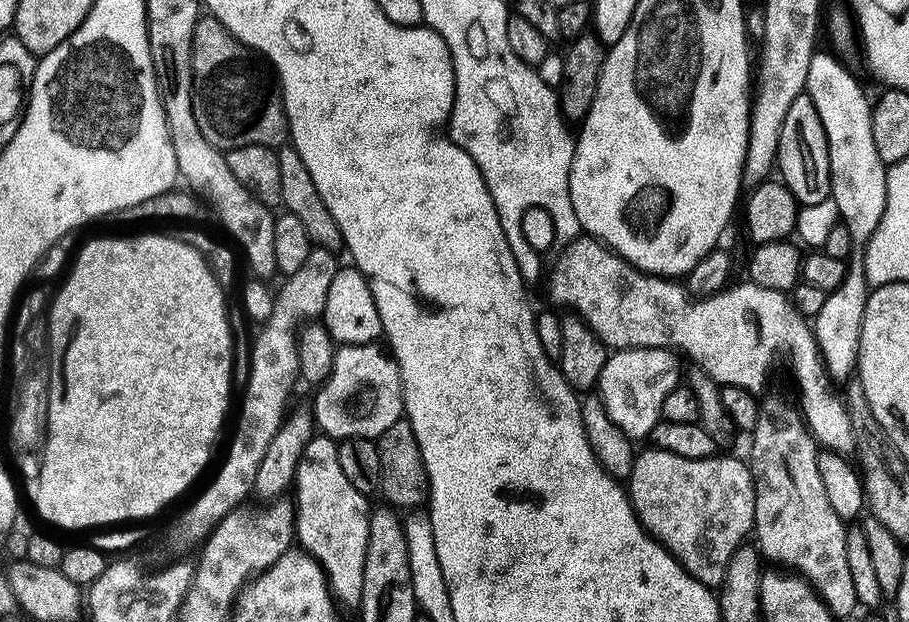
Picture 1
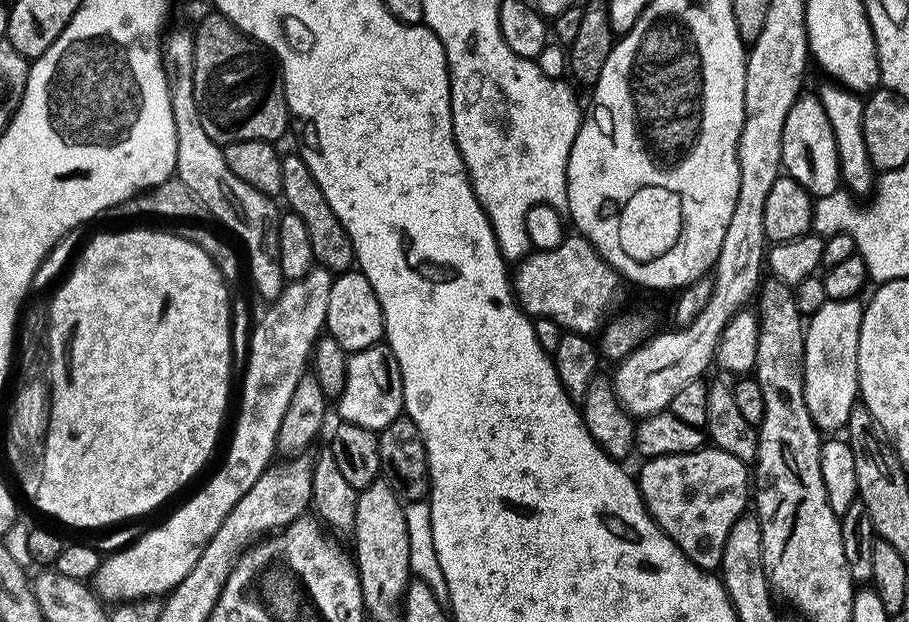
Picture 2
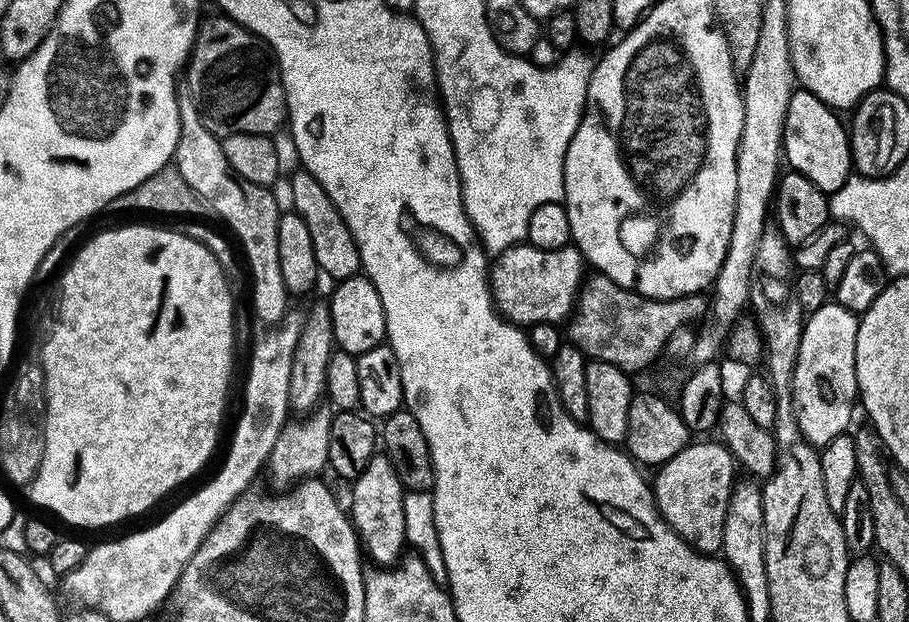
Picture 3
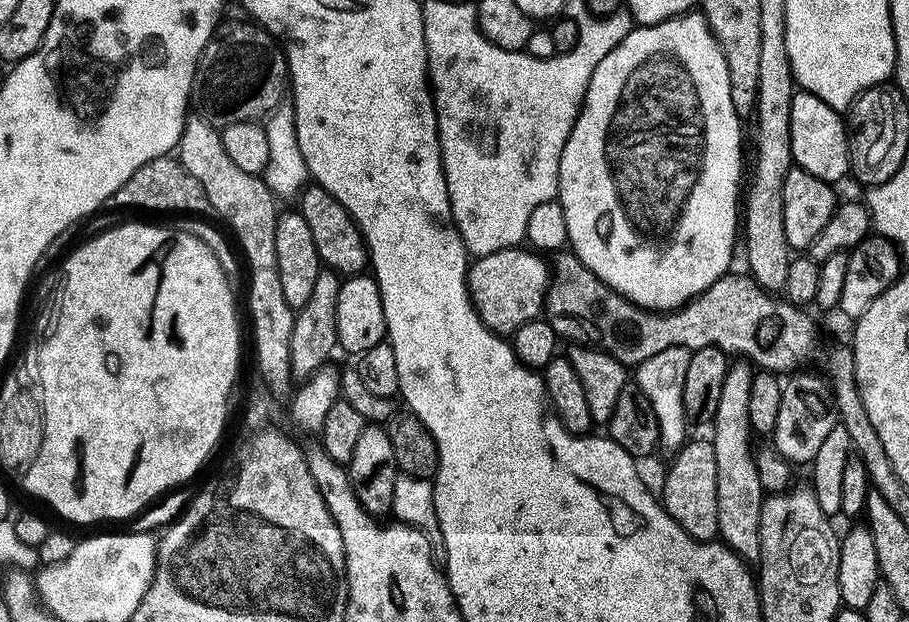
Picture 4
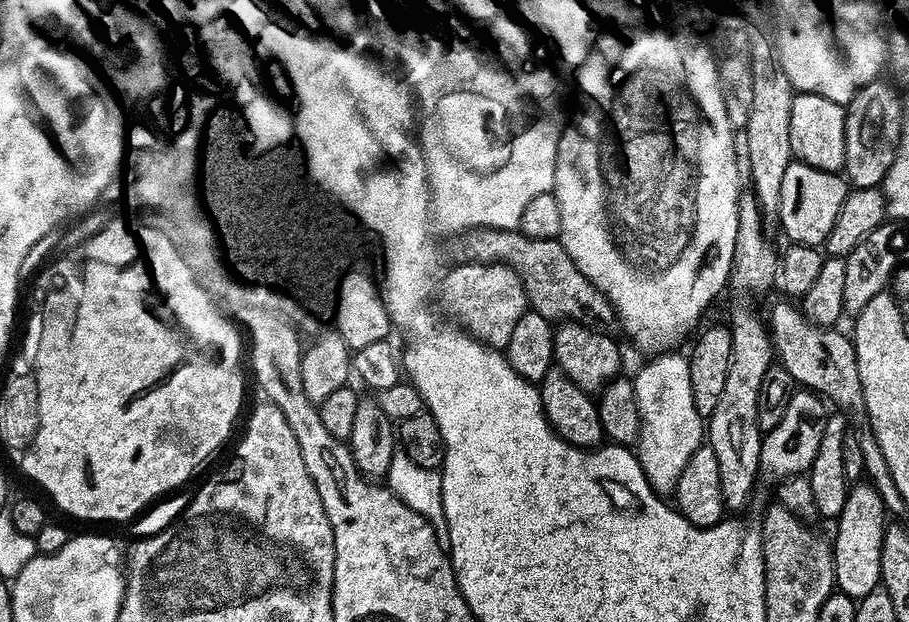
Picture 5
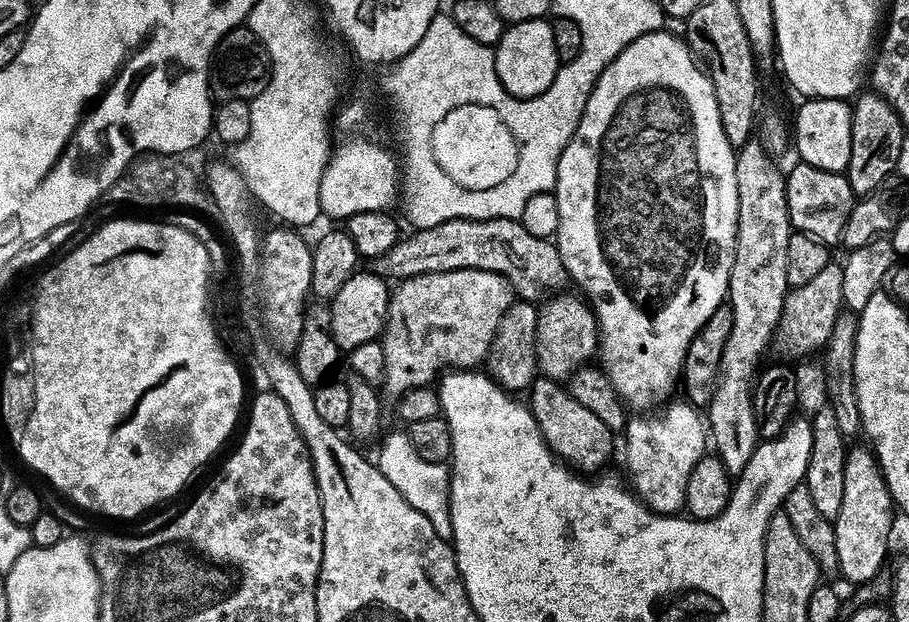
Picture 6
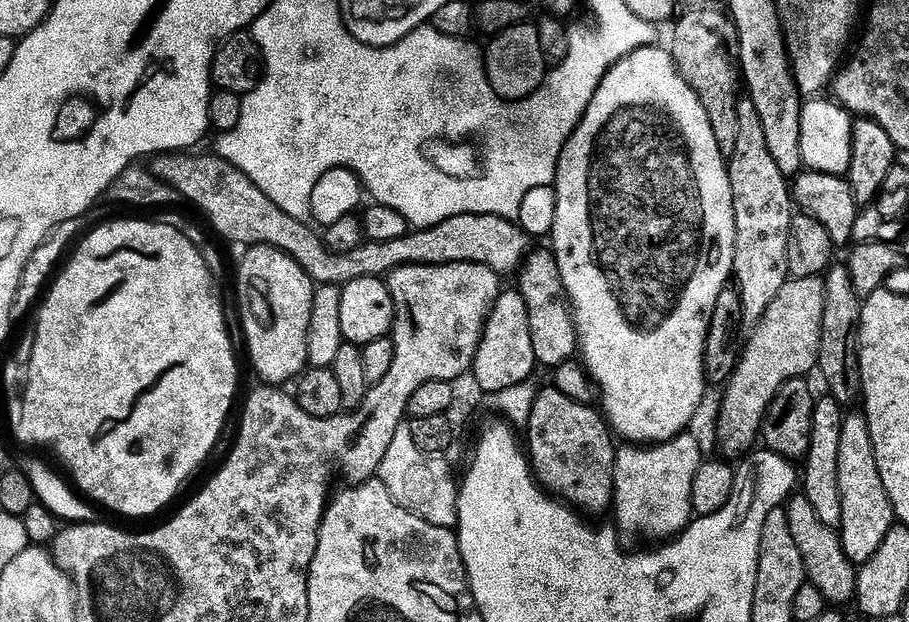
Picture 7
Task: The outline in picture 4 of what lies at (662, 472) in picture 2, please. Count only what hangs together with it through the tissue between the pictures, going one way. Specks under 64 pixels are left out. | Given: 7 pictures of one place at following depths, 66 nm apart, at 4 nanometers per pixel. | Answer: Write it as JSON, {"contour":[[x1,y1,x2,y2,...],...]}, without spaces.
{"contour":[[704,440,688,442,675,453,676,461,664,480,662,503,665,512,669,512,695,540,712,542,720,535,718,526,718,458,715,443]]}

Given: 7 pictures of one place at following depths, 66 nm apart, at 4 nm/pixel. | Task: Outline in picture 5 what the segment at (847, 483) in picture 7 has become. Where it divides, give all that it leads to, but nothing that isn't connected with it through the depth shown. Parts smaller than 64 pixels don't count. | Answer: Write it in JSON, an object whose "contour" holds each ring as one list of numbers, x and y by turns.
{"contour":[[862,482,849,491,846,508,836,522,838,530,832,545,837,589,856,602,868,597,883,583,881,560,888,529,886,518,888,519,887,508,872,485]]}

